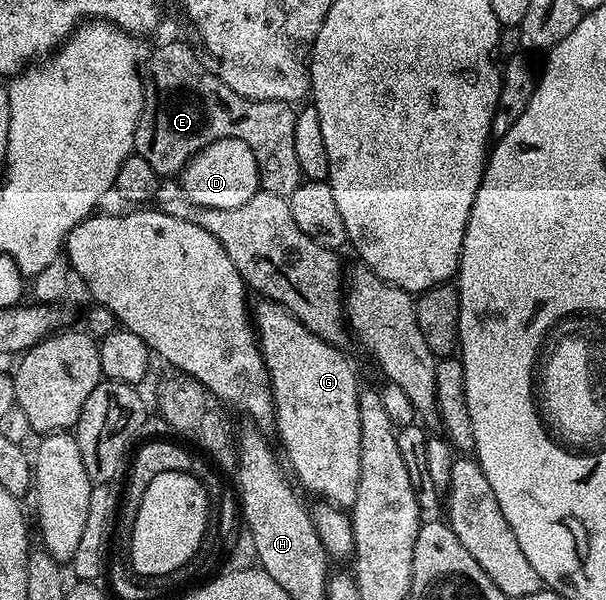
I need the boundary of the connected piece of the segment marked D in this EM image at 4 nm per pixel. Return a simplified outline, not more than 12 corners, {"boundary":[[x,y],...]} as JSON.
{"boundary":[[240,139],[203,146],[180,174],[190,204],[240,207],[261,186]]}

